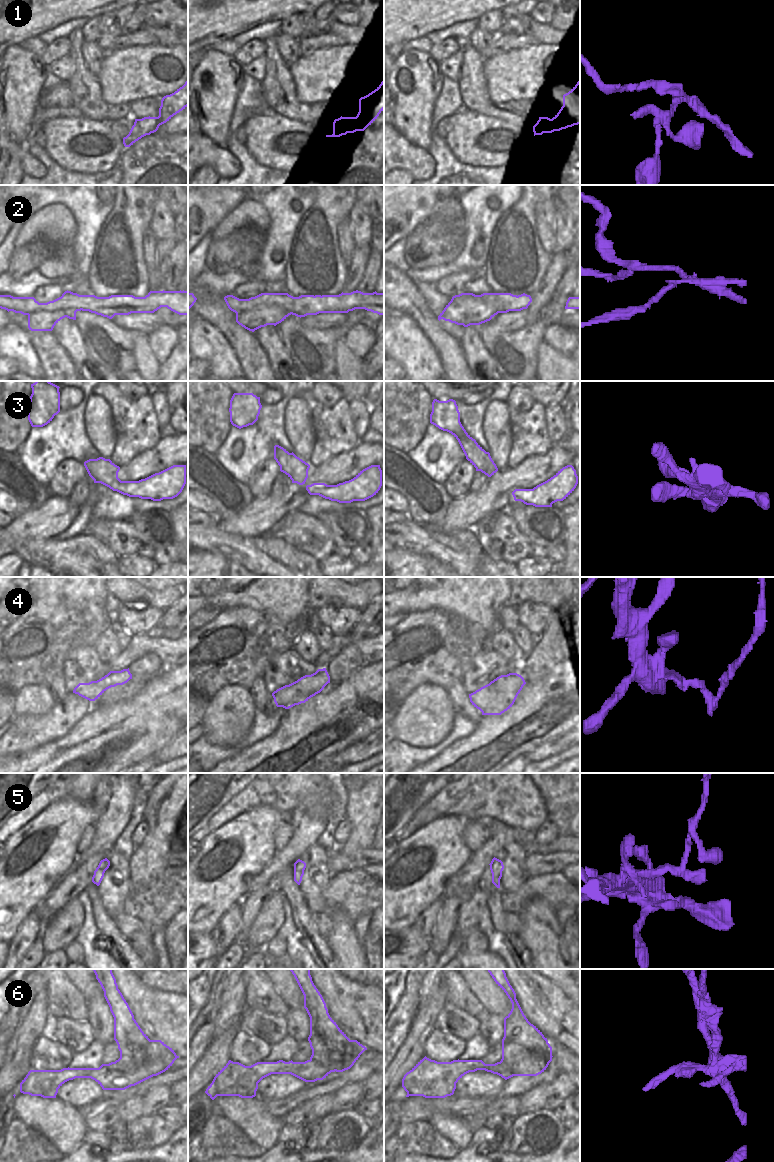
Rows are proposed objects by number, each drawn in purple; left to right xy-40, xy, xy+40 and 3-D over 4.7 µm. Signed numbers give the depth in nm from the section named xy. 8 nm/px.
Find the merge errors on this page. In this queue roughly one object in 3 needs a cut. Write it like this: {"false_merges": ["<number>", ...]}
{"false_merges": ["1", "2", "4", "5", "6"]}

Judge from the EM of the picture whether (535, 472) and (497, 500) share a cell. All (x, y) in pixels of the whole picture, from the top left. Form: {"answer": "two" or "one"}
{"answer": "one"}

